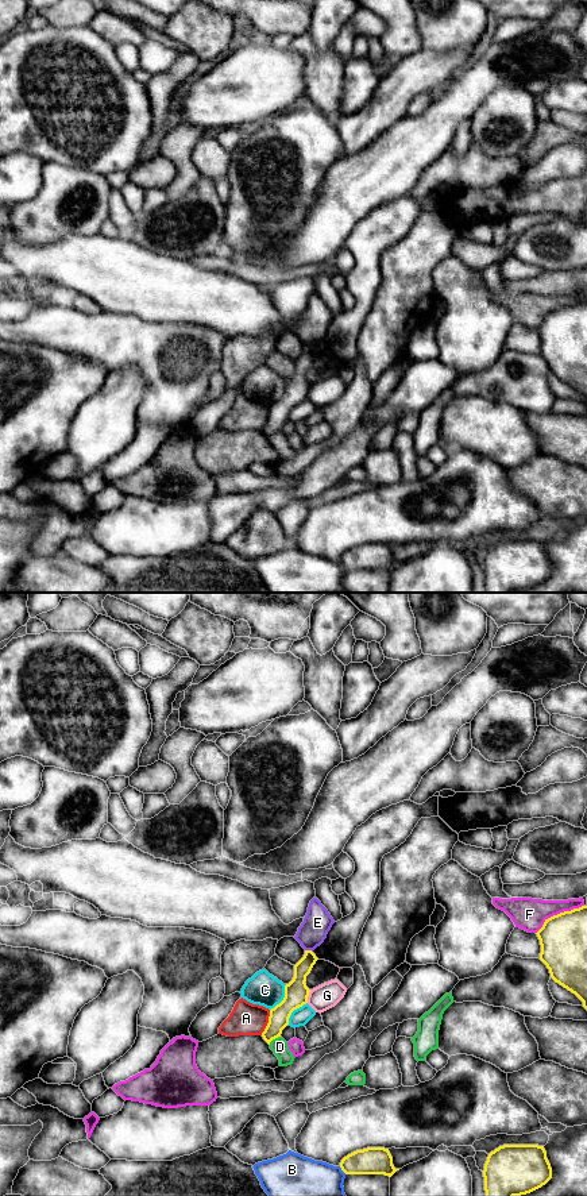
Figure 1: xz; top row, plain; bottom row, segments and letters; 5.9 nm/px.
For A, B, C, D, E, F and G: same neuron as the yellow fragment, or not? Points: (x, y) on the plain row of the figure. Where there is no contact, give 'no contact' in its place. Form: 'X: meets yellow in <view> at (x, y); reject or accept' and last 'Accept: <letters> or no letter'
A: meets yellow in xz at (269, 417); reject
B: meets yellow in xz at (343, 566); reject
C: meets yellow in xz at (284, 393); reject
D: meets yellow in xz at (274, 433); reject
E: meets yellow in xz at (309, 346); reject
F: meets yellow in xz at (557, 309); reject
G: meets yellow in xz at (308, 390); reject
Accept: no letter

